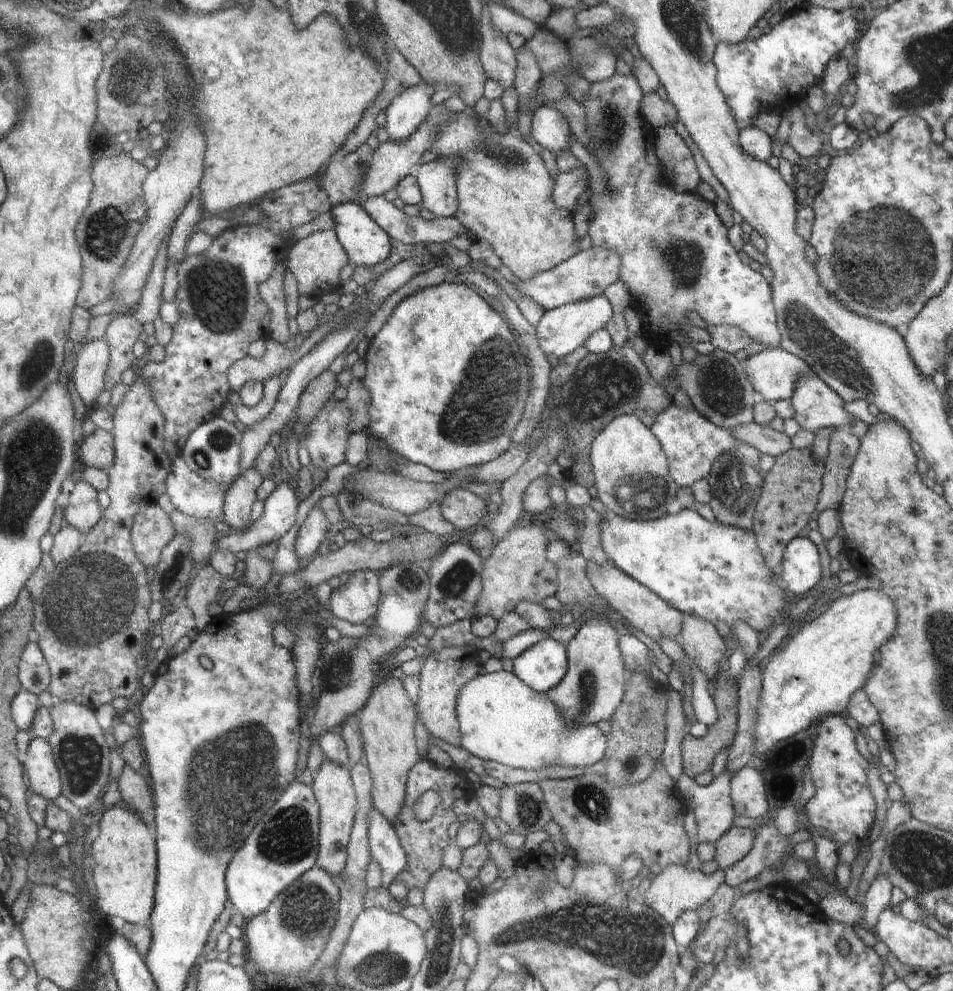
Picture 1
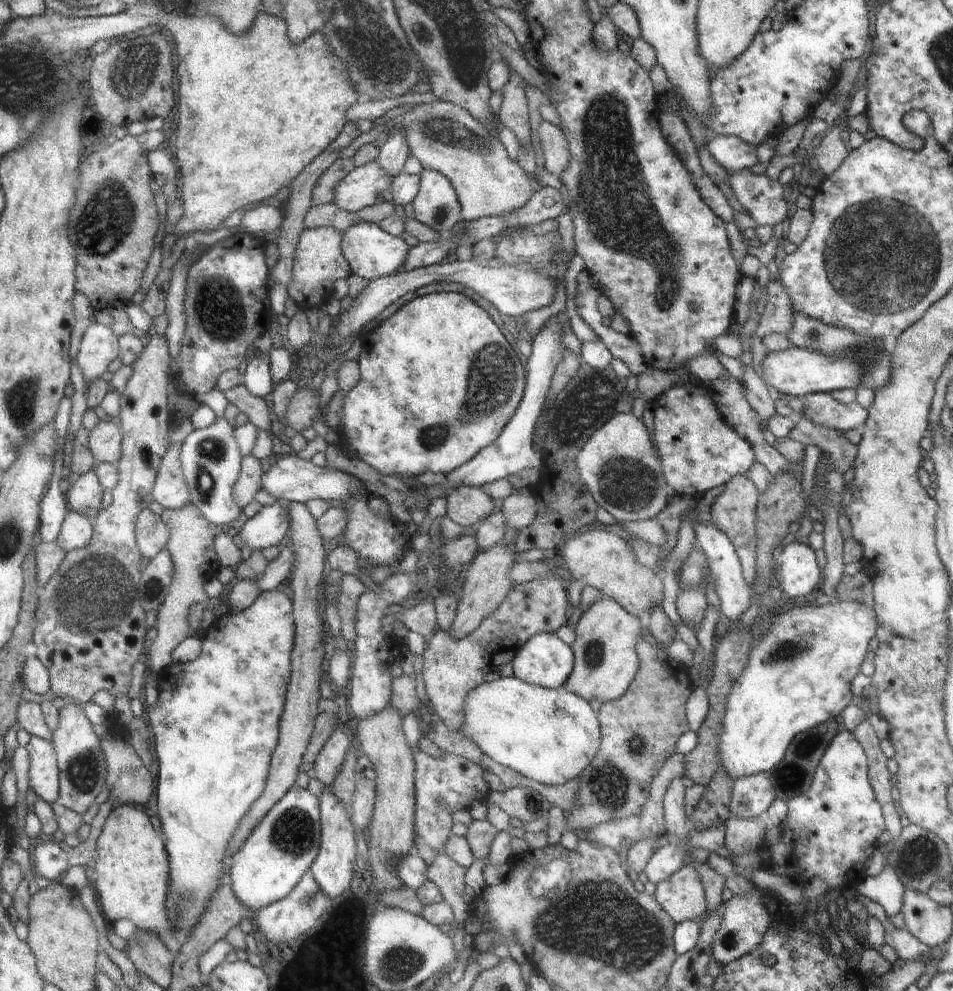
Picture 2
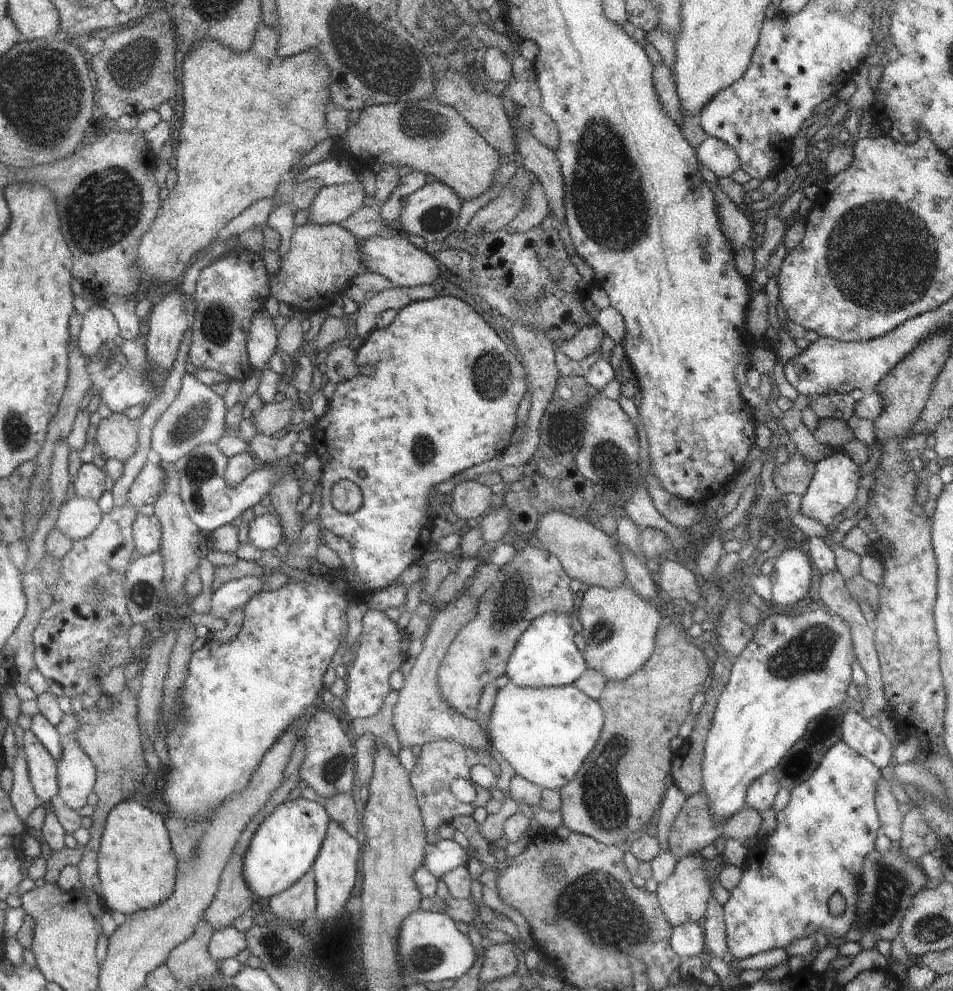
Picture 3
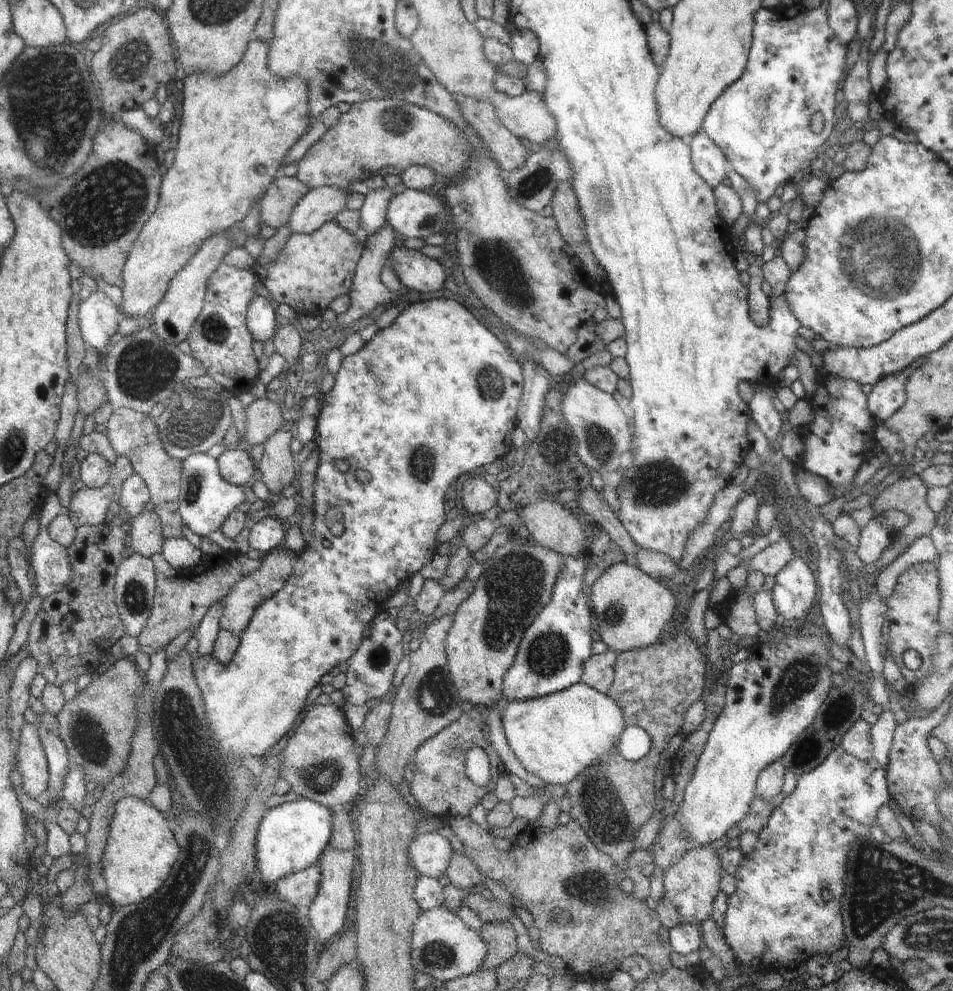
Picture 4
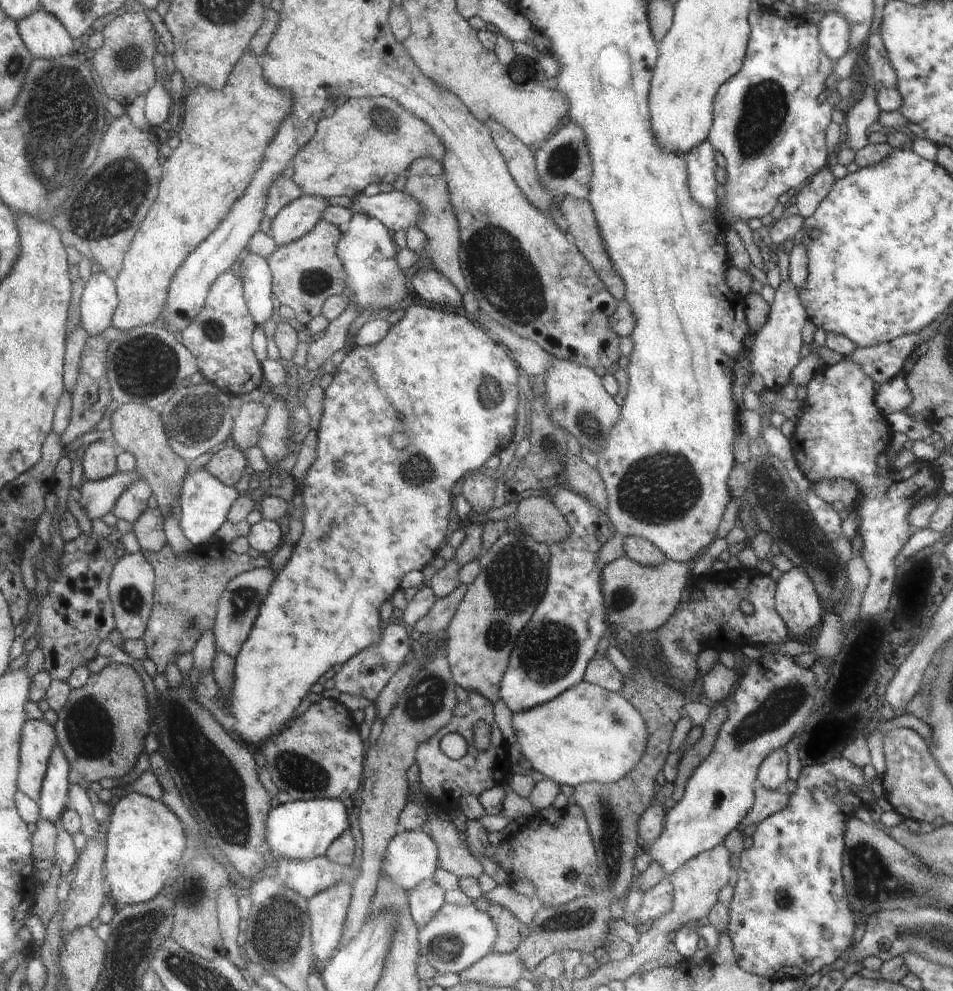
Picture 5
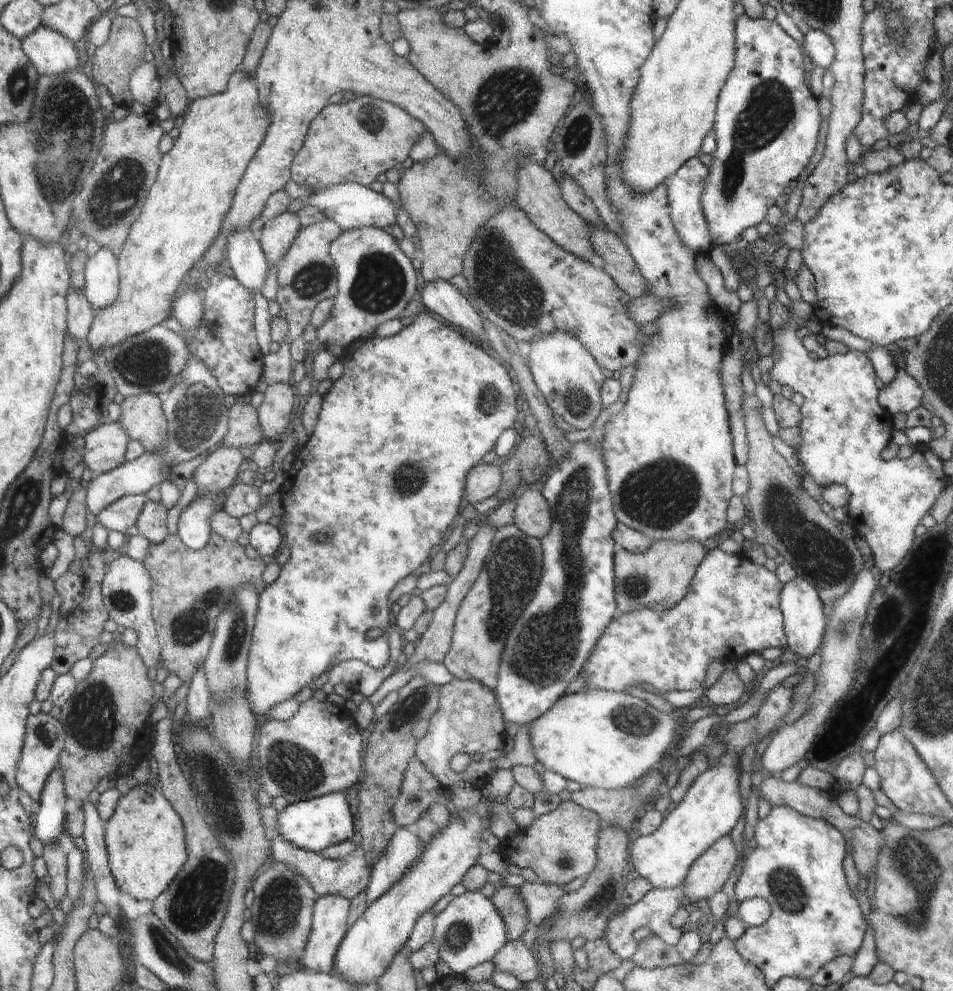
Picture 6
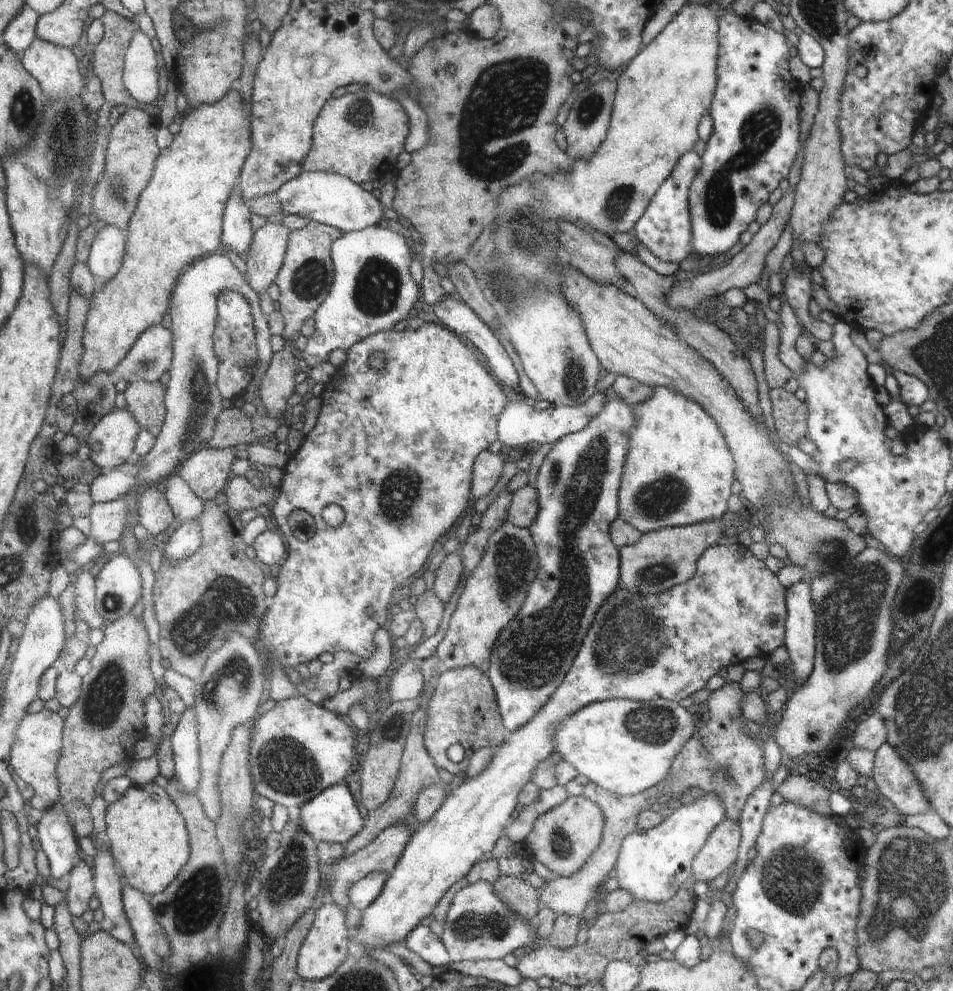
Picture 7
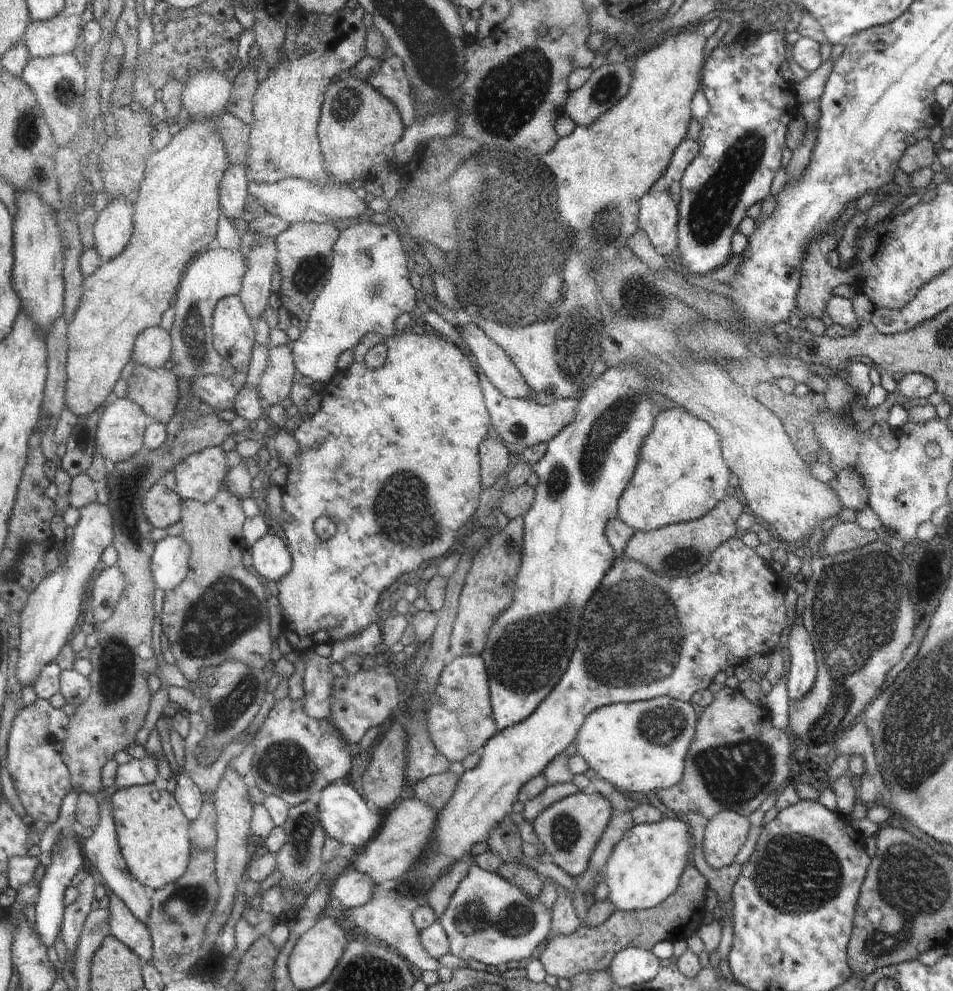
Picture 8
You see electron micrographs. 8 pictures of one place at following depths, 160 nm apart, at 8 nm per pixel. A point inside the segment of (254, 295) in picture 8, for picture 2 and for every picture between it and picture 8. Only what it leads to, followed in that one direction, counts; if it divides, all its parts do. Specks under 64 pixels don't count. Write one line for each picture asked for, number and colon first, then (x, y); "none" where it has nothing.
2: (359, 189)
3: (332, 203)
4: (320, 204)
5: (291, 223)
6: (278, 235)
7: (268, 250)

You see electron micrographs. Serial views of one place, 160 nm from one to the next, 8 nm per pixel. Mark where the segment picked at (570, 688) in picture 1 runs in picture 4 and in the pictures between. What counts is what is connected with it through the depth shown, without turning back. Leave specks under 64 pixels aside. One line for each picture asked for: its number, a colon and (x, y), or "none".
2: (606, 659)
3: (618, 626)
4: (632, 609)

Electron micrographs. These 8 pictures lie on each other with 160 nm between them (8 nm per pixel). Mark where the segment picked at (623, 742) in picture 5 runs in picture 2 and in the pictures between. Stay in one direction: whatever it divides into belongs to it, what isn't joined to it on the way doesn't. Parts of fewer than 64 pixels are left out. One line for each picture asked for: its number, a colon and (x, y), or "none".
2: (549, 735)
3: (545, 733)
4: (556, 737)

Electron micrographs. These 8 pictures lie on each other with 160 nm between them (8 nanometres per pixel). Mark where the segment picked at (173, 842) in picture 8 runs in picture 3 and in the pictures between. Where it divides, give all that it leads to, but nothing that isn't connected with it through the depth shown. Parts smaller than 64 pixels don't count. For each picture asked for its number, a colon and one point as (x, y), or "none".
3: (137, 863)
4: (142, 852)
5: (146, 843)
6: (146, 837)
7: (147, 833)

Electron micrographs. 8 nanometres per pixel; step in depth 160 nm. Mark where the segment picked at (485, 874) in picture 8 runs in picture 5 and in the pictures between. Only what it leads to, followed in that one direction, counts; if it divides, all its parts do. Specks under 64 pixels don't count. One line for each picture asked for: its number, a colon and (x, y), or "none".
5: (456, 938)
6: (470, 930)
7: (480, 925)

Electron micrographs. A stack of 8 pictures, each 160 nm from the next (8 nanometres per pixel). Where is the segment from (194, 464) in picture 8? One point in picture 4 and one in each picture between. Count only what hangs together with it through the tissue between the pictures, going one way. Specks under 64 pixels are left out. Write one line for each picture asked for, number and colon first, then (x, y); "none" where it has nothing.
4: (235, 466)
5: (227, 464)
6: (219, 470)
7: (205, 471)

